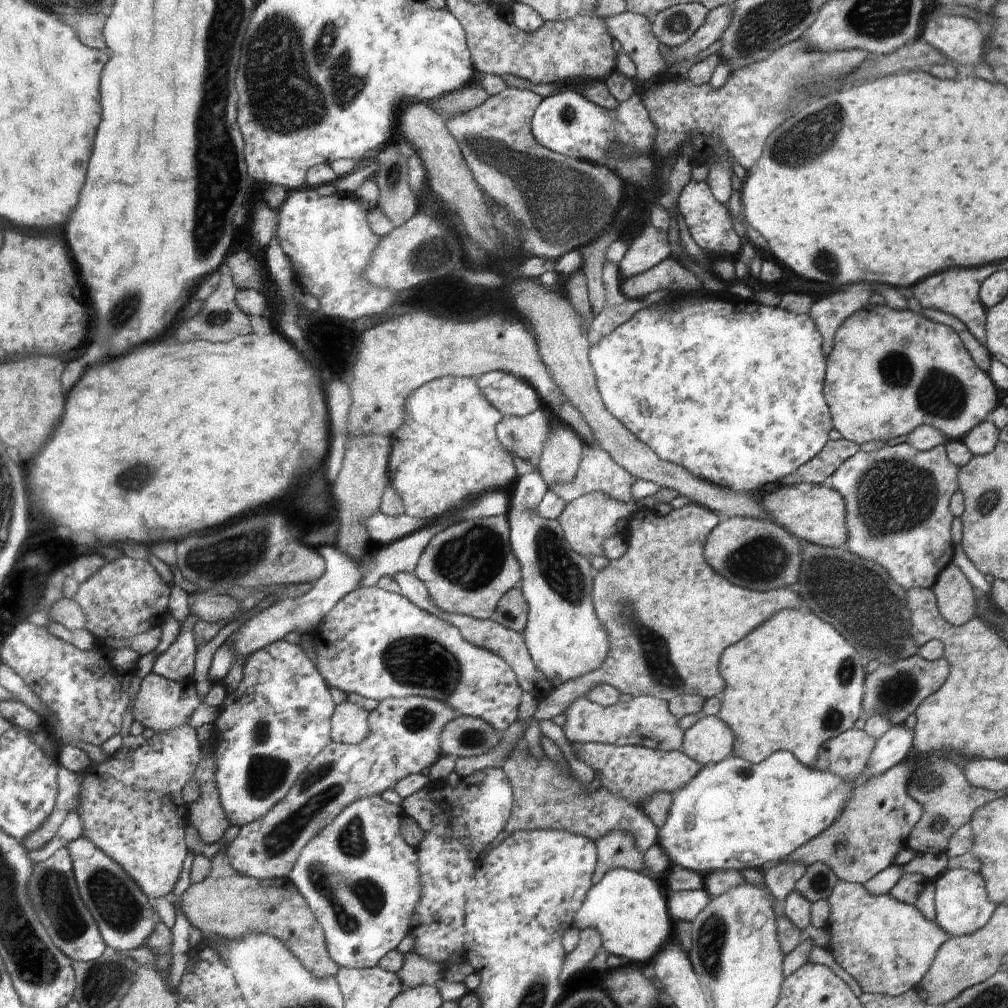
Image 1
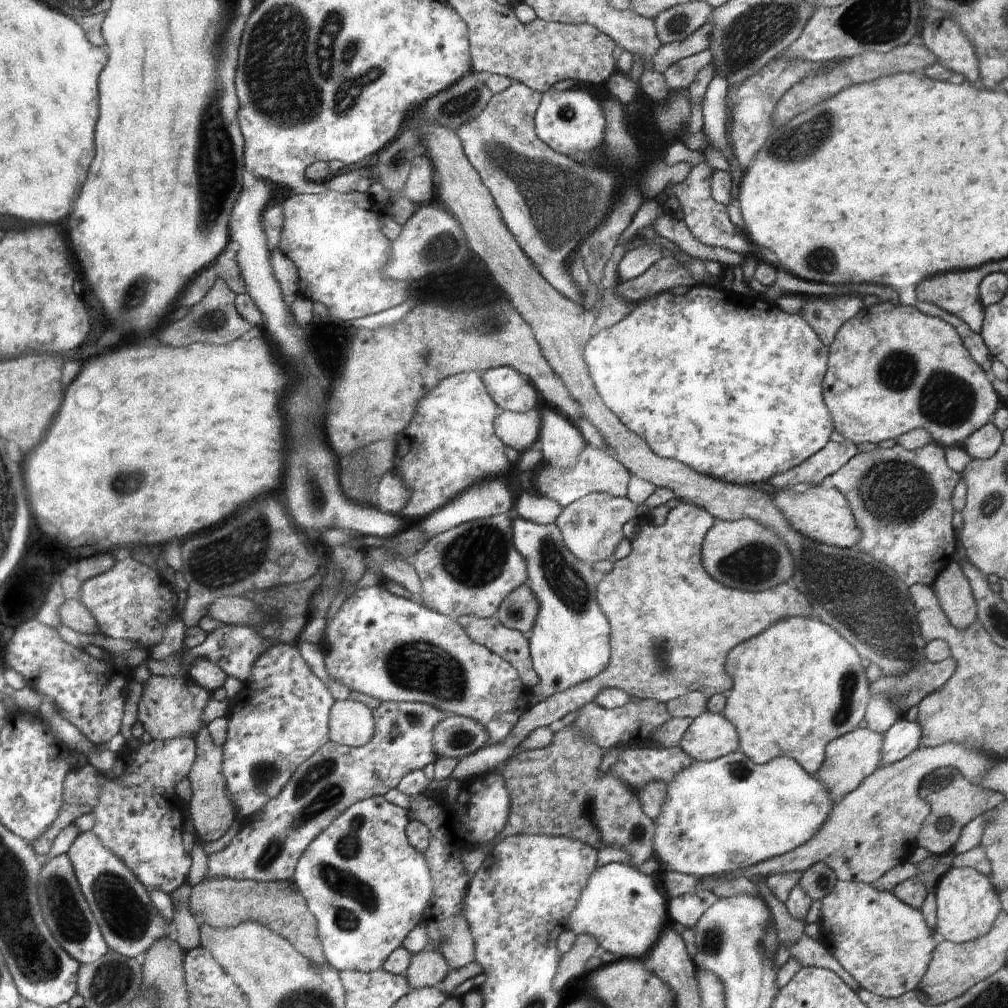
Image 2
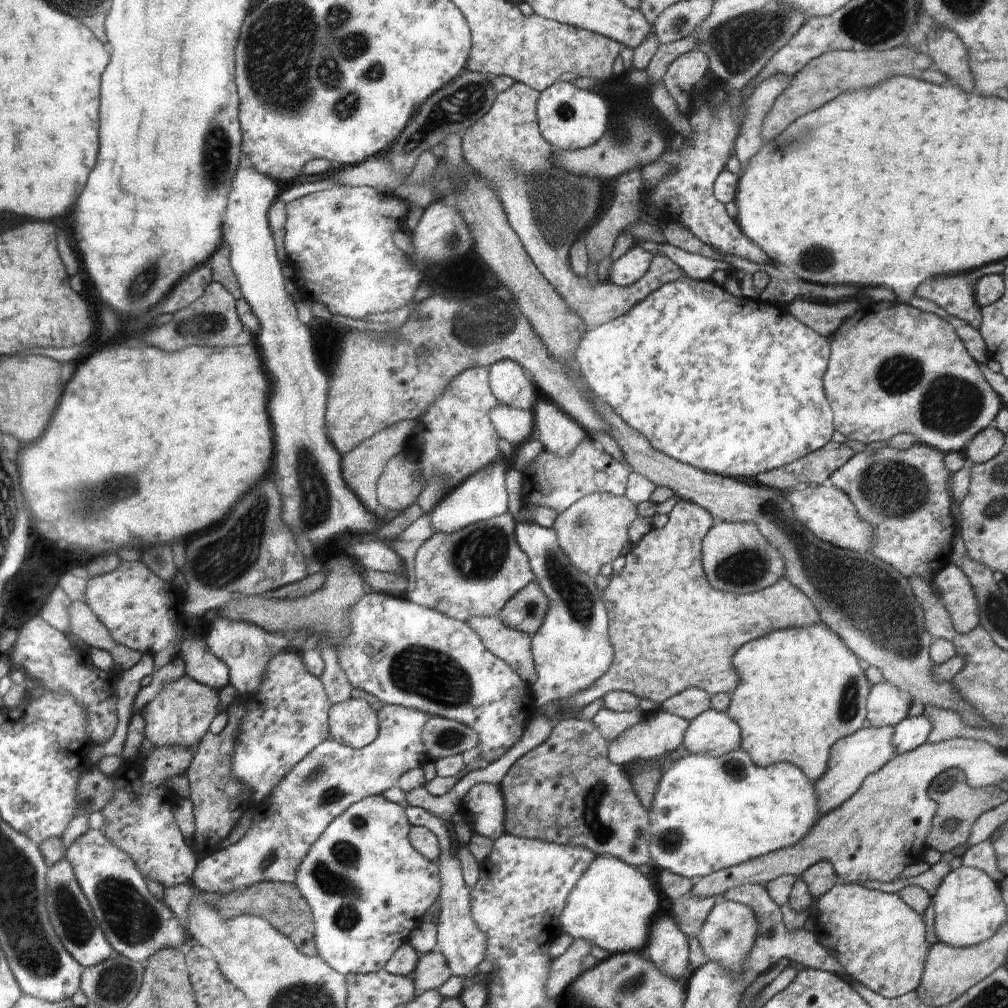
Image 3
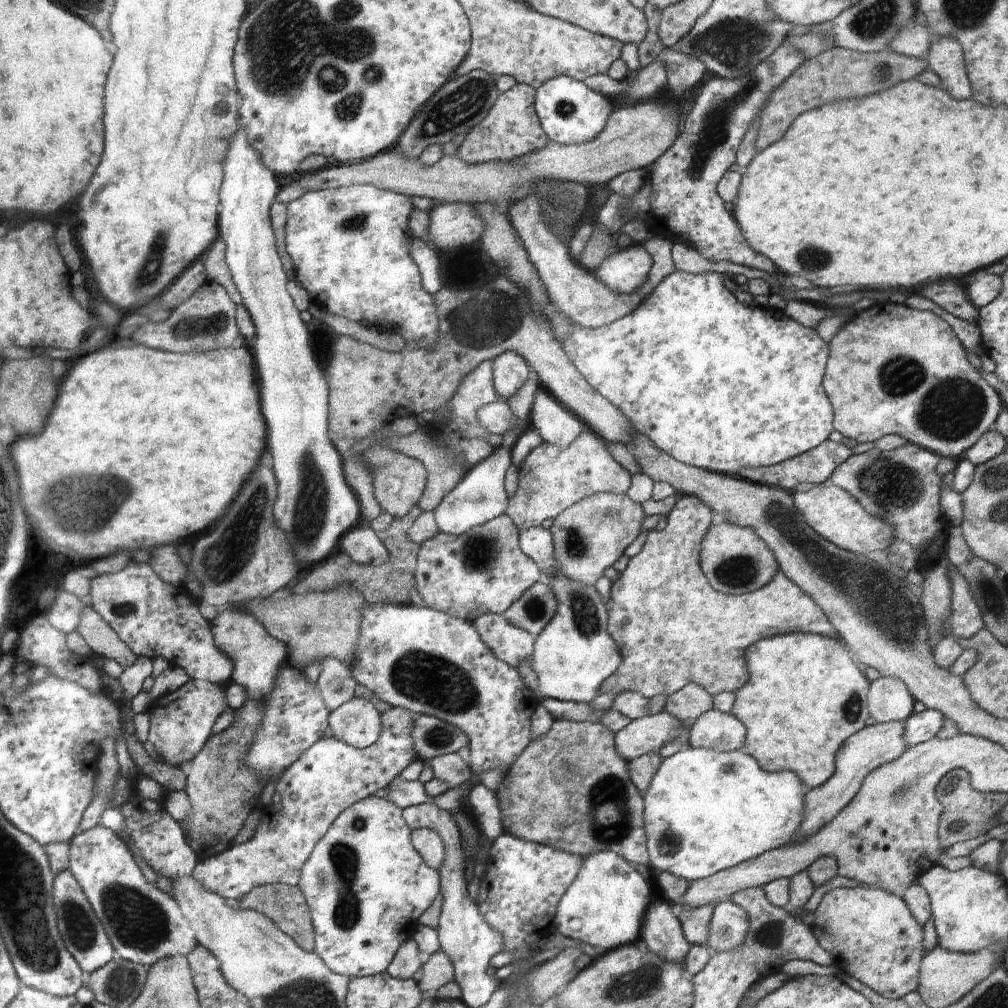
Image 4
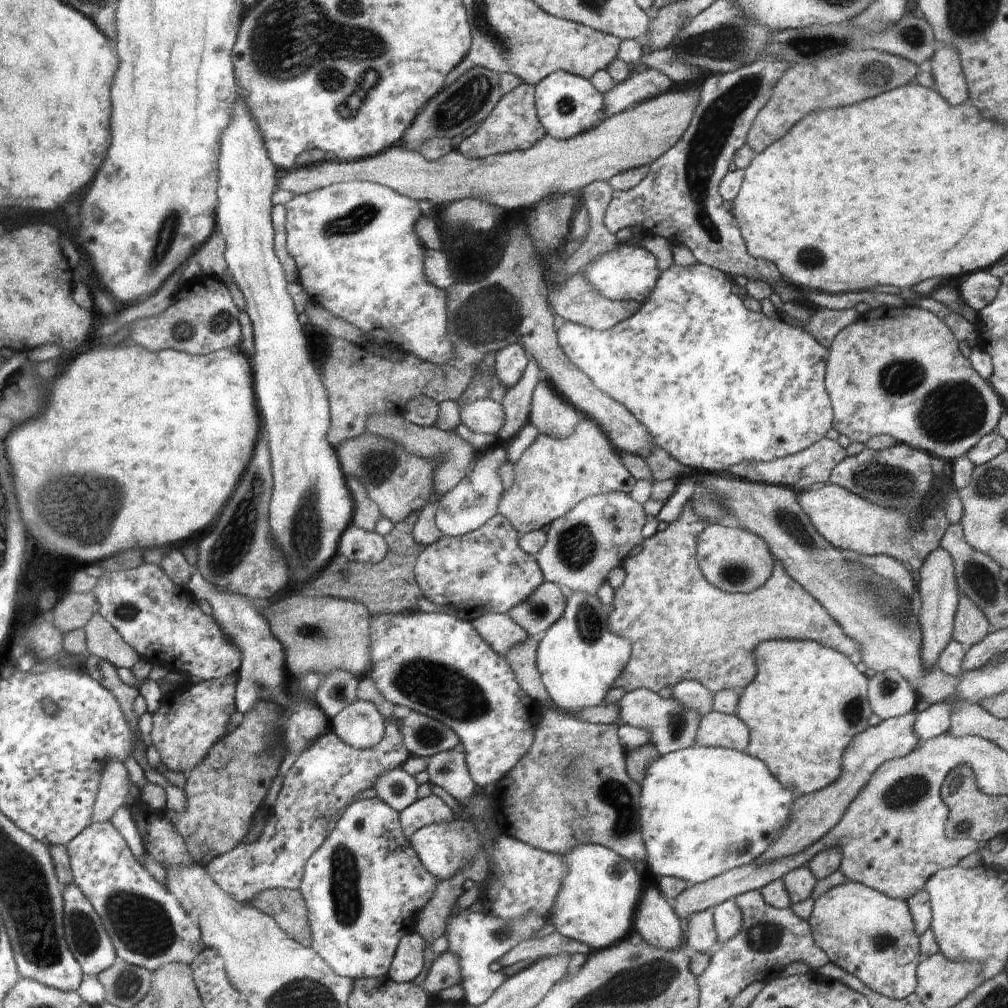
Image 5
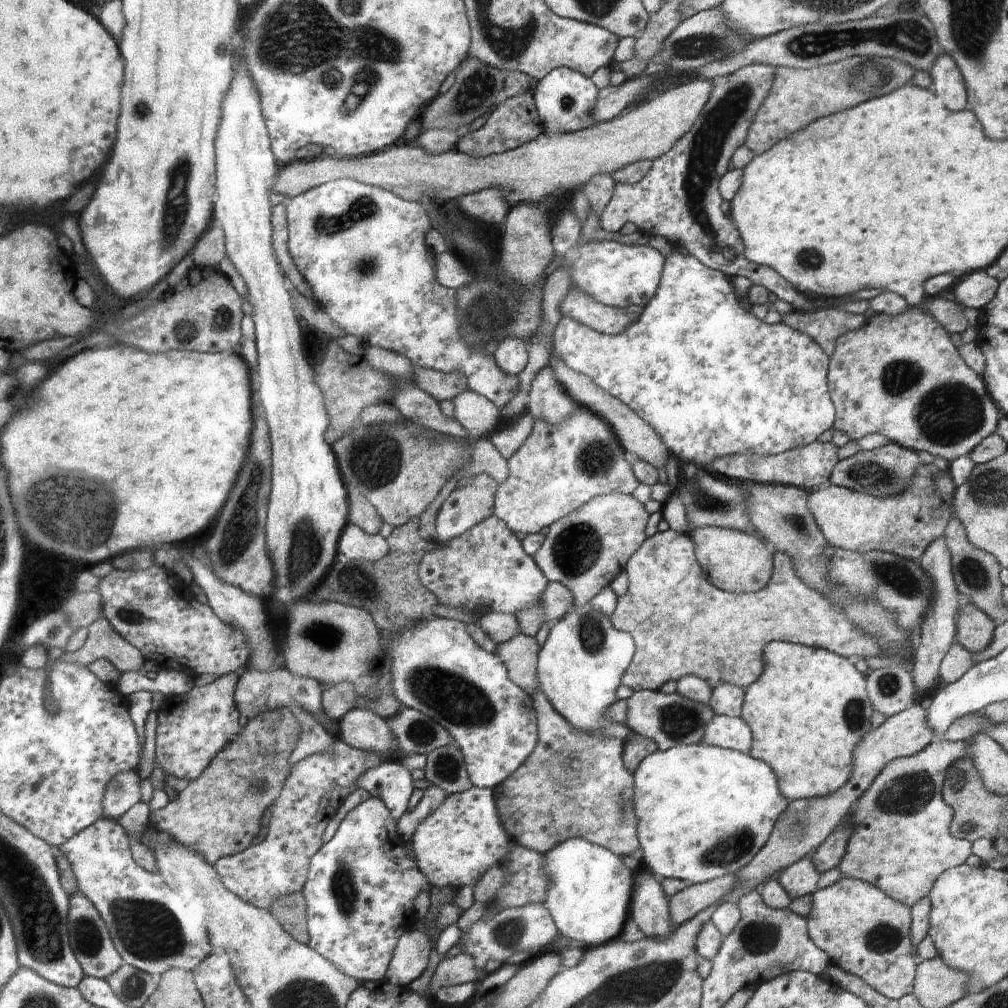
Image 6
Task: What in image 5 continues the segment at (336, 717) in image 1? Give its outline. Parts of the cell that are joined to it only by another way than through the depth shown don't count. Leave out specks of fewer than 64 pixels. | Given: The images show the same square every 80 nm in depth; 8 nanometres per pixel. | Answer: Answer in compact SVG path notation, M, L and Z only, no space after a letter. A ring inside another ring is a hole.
M356 699L330 719L331 730L355 749L373 747L384 736L386 719L374 703Z

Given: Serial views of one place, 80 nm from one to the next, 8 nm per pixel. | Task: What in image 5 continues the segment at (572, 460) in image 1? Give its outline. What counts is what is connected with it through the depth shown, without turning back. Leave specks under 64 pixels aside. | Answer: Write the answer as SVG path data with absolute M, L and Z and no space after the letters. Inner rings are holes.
M542 376L533 390L529 422L540 433L555 439L565 439L574 432L582 419L583 415L556 392L548 378Z

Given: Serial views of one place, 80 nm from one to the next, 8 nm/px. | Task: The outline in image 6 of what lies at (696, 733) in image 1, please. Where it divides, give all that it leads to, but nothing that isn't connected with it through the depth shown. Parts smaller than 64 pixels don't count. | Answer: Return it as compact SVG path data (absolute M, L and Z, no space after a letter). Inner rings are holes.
M714 714L701 743L748 753L753 746L753 731L741 717Z

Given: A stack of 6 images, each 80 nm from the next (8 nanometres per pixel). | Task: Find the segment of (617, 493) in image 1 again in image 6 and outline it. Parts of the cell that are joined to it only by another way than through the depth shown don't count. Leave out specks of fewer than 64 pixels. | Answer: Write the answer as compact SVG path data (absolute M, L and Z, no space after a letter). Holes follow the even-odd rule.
M577 406L576 412L558 428L536 419L531 435L507 463L509 475L504 483L498 485L493 514L505 521L519 537L539 533L545 526L564 518L595 496L616 491L631 495L639 485L630 464L624 460L624 449L615 432L603 418L586 407Z

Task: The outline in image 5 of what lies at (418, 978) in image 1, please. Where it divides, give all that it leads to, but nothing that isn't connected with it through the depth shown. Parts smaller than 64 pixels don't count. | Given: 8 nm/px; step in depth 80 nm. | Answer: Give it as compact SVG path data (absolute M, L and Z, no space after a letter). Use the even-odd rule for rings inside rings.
M446 950L433 962L420 985L431 996L460 982L460 961L454 953Z

